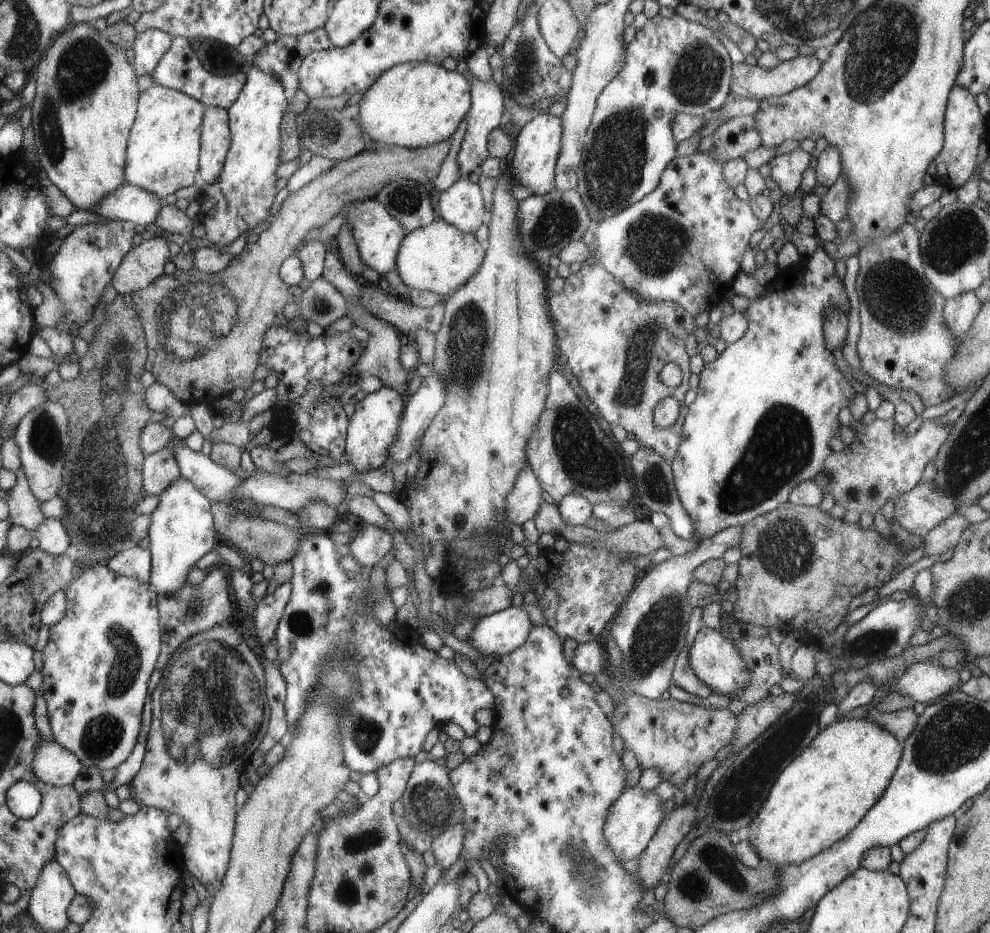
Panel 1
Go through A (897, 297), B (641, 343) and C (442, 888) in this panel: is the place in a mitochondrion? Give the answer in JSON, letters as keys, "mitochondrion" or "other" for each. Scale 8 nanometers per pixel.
{"A":"mitochondrion","B":"mitochondrion","C":"other"}

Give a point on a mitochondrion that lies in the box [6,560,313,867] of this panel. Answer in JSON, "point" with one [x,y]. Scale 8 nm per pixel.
{"point":[209,706]}

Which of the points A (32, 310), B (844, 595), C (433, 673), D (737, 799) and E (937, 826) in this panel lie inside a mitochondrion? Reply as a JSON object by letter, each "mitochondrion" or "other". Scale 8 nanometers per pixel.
{"A":"other","B":"other","C":"other","D":"mitochondrion","E":"other"}

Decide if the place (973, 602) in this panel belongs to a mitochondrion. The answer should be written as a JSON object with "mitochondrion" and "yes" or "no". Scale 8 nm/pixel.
{"mitochondrion":"yes"}

